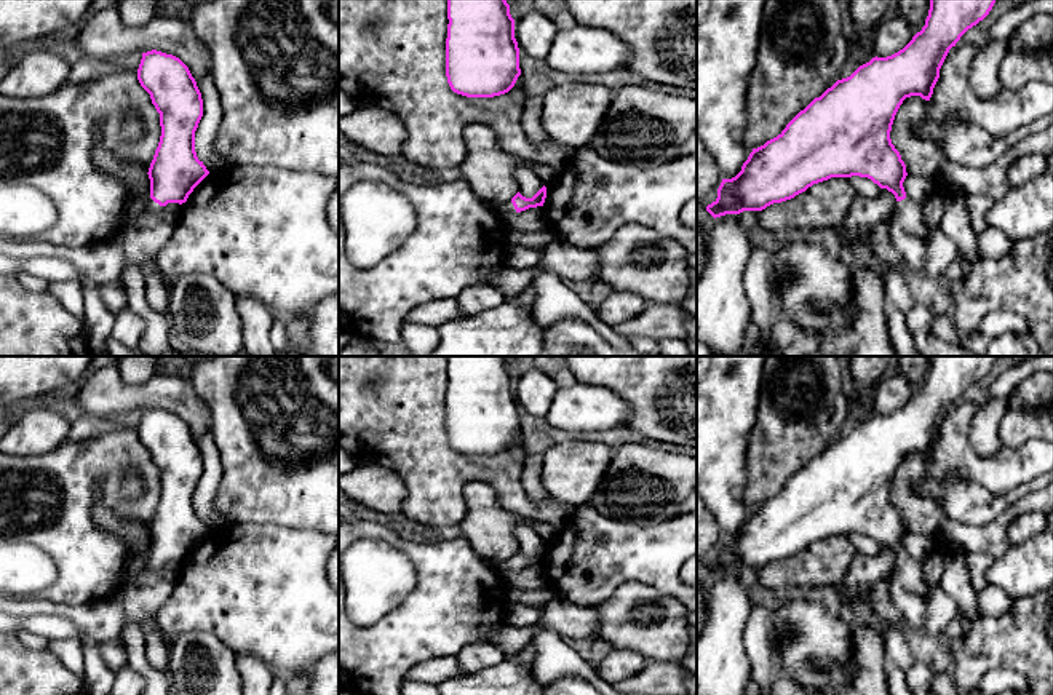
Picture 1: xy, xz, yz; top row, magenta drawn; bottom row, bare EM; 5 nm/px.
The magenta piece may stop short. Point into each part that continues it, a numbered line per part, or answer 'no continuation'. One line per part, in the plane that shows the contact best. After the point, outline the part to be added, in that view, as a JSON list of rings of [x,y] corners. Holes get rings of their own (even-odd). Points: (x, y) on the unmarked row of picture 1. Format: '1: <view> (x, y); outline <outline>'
1: xy (154, 569); outline [[[149,556],[147,575],[141,580],[141,583],[147,583],[150,580],[157,580],[160,572],[161,572],[161,569],[163,569],[163,564],[160,564],[152,556]]]

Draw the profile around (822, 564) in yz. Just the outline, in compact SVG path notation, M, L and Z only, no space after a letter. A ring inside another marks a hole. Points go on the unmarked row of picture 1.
M831 535L791 558L762 567L759 585L765 591L794 593L797 588L831 591L844 578L856 553L848 535Z

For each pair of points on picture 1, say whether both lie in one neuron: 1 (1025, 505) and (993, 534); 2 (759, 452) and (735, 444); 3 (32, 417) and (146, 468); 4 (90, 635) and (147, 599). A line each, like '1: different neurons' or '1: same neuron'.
1: same neuron
2: different neurons
3: different neurons
4: same neuron

